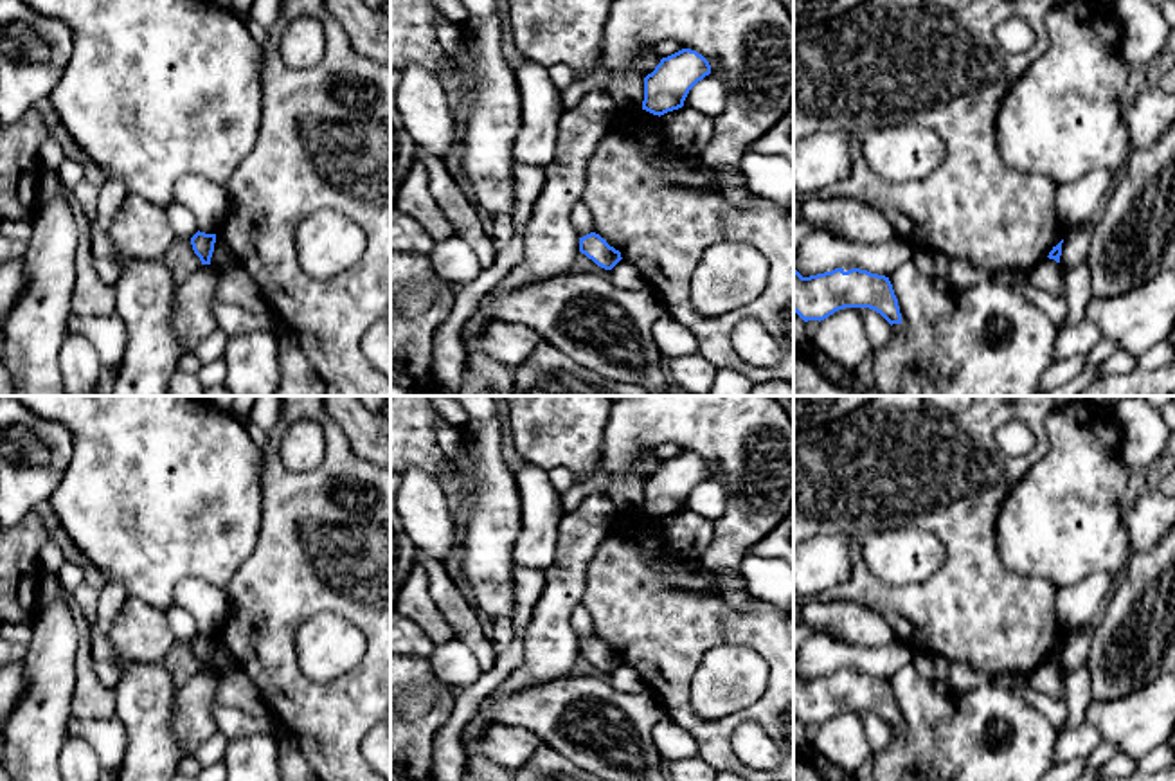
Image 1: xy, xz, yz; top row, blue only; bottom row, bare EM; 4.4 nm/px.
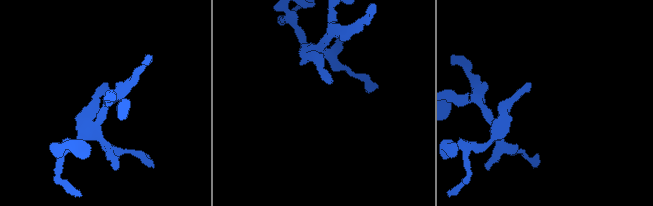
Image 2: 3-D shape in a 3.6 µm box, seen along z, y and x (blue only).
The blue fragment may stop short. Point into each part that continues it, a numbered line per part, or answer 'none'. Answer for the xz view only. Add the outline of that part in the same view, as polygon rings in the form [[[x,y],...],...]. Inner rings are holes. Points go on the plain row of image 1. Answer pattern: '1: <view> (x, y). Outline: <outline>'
none

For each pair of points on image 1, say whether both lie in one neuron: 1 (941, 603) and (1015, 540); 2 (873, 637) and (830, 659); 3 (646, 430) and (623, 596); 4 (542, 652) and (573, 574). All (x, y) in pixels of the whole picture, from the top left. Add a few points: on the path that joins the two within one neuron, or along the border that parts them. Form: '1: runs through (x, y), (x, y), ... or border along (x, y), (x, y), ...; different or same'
1: border along (999, 510), (999, 558), (1008, 569), (1033, 578); different
2: border along (819, 632), (868, 646), (886, 646), (895, 641); different
3: border along (641, 511), (616, 517); different
4: runs through (549, 632), (551, 612), (562, 594); same

